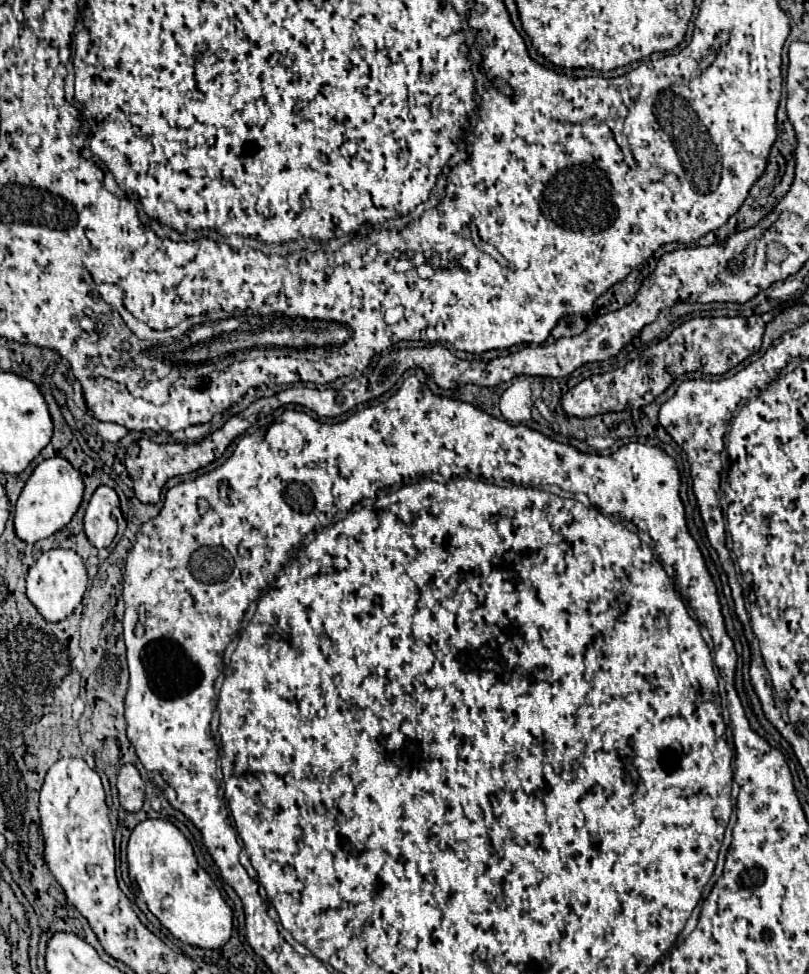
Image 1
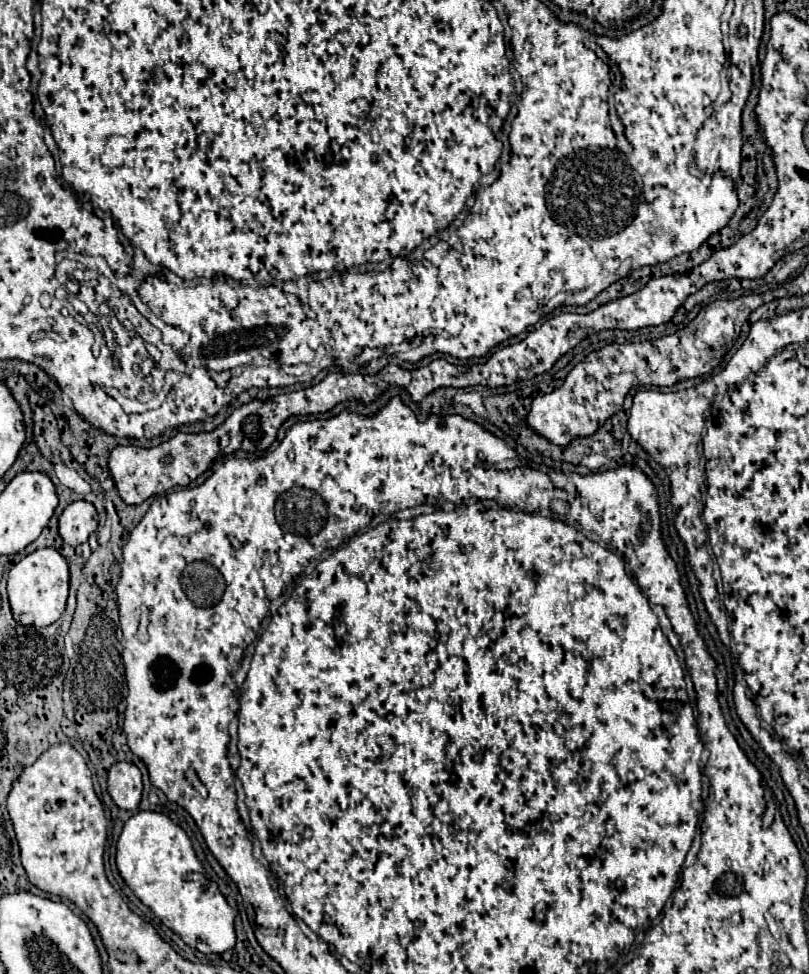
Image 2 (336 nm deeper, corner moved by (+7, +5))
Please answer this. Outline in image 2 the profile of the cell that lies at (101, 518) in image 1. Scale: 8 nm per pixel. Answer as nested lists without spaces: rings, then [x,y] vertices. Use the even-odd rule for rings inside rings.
[[[85,500],[69,504],[59,516],[59,536],[65,544],[77,546],[87,542],[87,538],[97,530],[97,510]]]

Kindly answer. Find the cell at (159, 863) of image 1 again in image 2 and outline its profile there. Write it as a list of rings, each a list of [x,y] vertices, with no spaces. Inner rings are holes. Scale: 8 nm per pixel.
[[[137,812],[131,816],[117,842],[117,868],[125,880],[125,884],[133,890],[133,894],[153,910],[153,914],[169,926],[173,932],[177,932],[183,942],[203,954],[221,954],[235,946],[235,914],[231,906],[227,904],[225,896],[219,892],[217,884],[209,884],[209,880],[199,872],[205,870],[203,864],[197,860],[195,850],[191,846],[189,836],[181,826],[177,826],[169,816],[159,812]]]

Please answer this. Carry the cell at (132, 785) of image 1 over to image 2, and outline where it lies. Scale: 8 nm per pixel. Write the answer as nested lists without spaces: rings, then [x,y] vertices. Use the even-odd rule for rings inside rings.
[[[115,762],[109,768],[109,794],[119,808],[135,812],[143,794],[141,770],[129,762]]]

